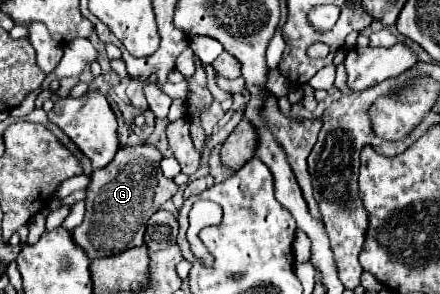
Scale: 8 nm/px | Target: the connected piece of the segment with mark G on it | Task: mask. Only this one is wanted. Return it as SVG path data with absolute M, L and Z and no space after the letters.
M125 145L117 151L115 159L91 173L91 183L87 185L87 213L79 227L73 229L73 239L81 245L91 259L117 255L125 249L143 243L143 233L149 217L177 193L173 179L165 179L159 161L161 151L153 145Z

